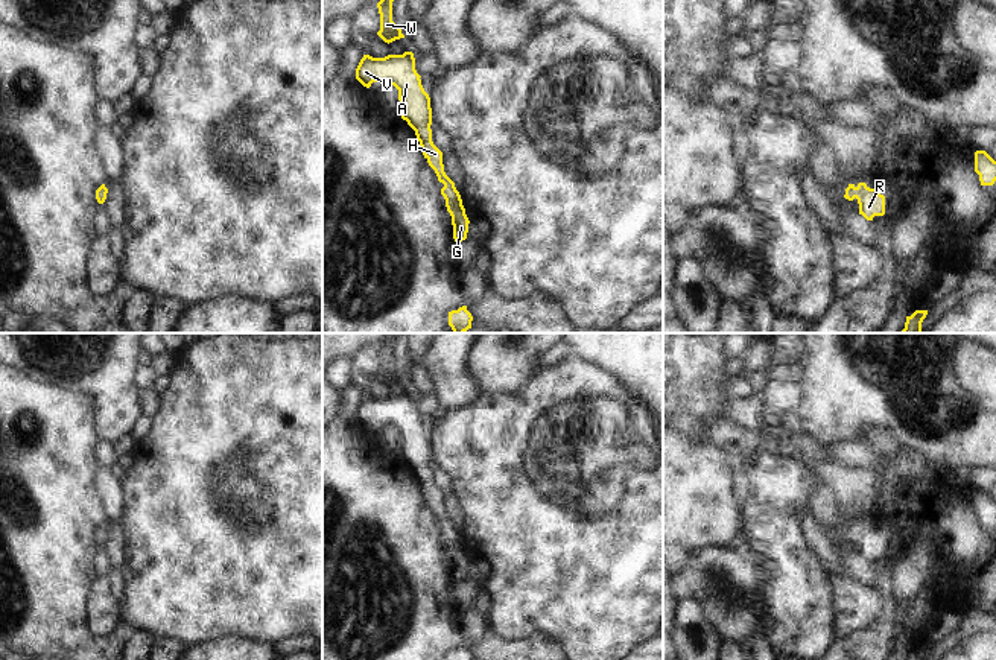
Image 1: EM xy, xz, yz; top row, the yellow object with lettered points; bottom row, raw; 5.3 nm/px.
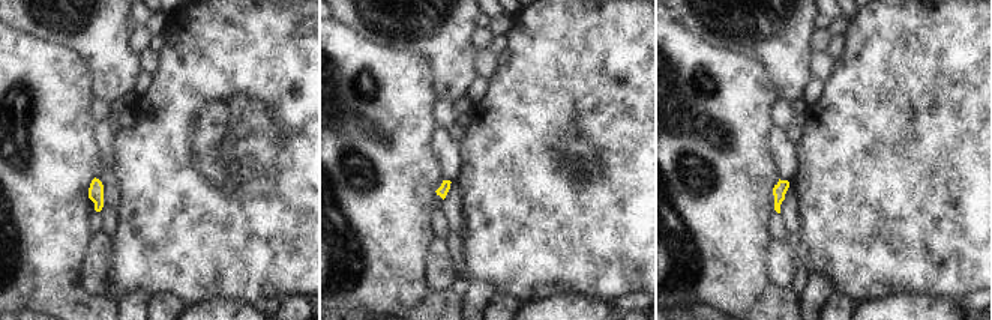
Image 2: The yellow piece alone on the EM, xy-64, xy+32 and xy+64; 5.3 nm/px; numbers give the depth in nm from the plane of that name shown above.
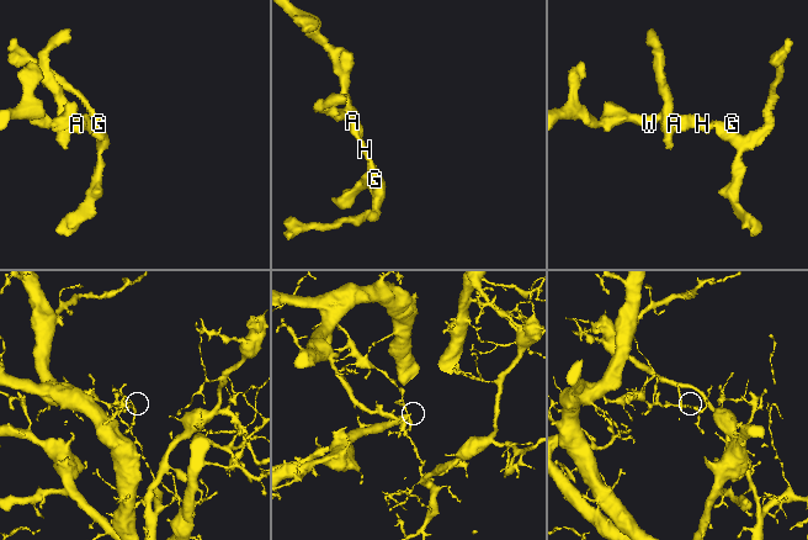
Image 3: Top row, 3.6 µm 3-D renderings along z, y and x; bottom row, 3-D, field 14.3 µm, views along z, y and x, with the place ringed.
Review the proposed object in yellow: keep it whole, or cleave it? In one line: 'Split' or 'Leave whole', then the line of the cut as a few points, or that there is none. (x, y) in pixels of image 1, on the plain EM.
Leave whole. No split.

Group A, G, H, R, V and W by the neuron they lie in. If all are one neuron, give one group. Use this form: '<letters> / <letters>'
A G H R V W

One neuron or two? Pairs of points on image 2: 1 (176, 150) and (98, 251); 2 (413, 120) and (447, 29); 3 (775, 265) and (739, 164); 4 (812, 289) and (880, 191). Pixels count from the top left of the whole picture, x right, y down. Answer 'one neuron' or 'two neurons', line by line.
1: two neurons
2: two neurons
3: two neurons
4: two neurons

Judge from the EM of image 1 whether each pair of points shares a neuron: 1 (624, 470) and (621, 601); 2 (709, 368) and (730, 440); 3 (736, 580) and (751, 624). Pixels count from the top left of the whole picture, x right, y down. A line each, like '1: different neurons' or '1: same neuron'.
1: same neuron
2: different neurons
3: same neuron

